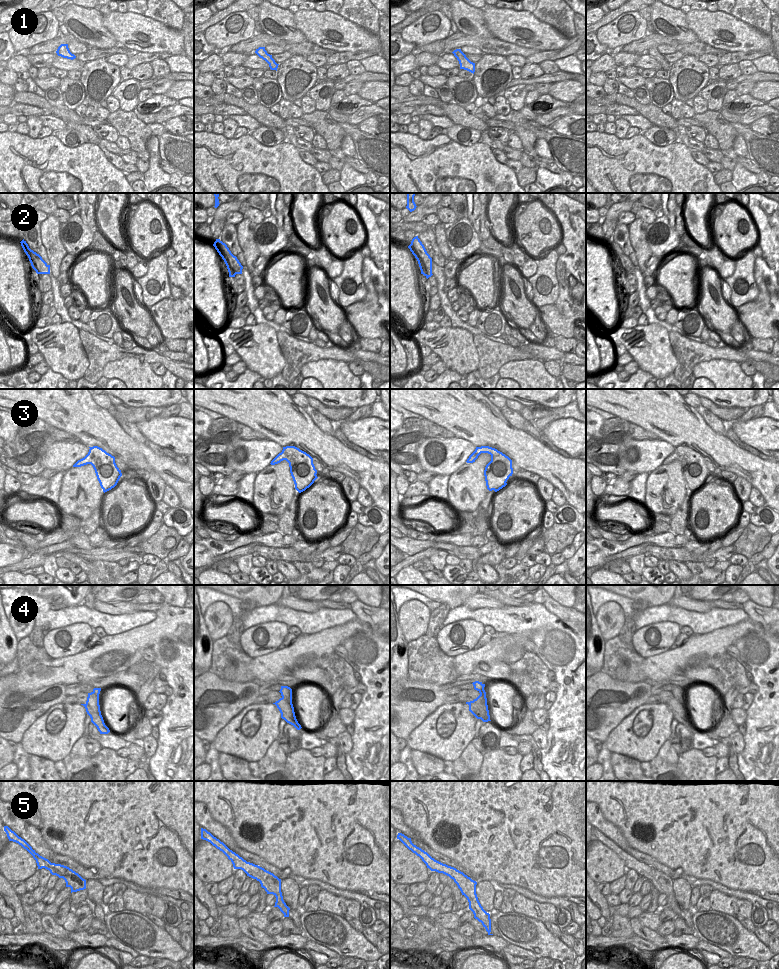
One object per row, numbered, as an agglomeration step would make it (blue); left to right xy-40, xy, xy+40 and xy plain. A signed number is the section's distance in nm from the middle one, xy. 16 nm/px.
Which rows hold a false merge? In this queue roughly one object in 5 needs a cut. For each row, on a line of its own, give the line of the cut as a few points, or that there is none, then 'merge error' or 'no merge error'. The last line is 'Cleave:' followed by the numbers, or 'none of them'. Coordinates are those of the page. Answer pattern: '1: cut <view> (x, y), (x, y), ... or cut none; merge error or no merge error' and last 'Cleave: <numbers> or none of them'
1: cut none; no merge error
2: cut xy+40 (418, 258), (424, 261), (427, 271), (431, 275); merge error
3: cut none; no merge error
4: cut none; no merge error
5: cut none; no merge error
Cleave: 2

